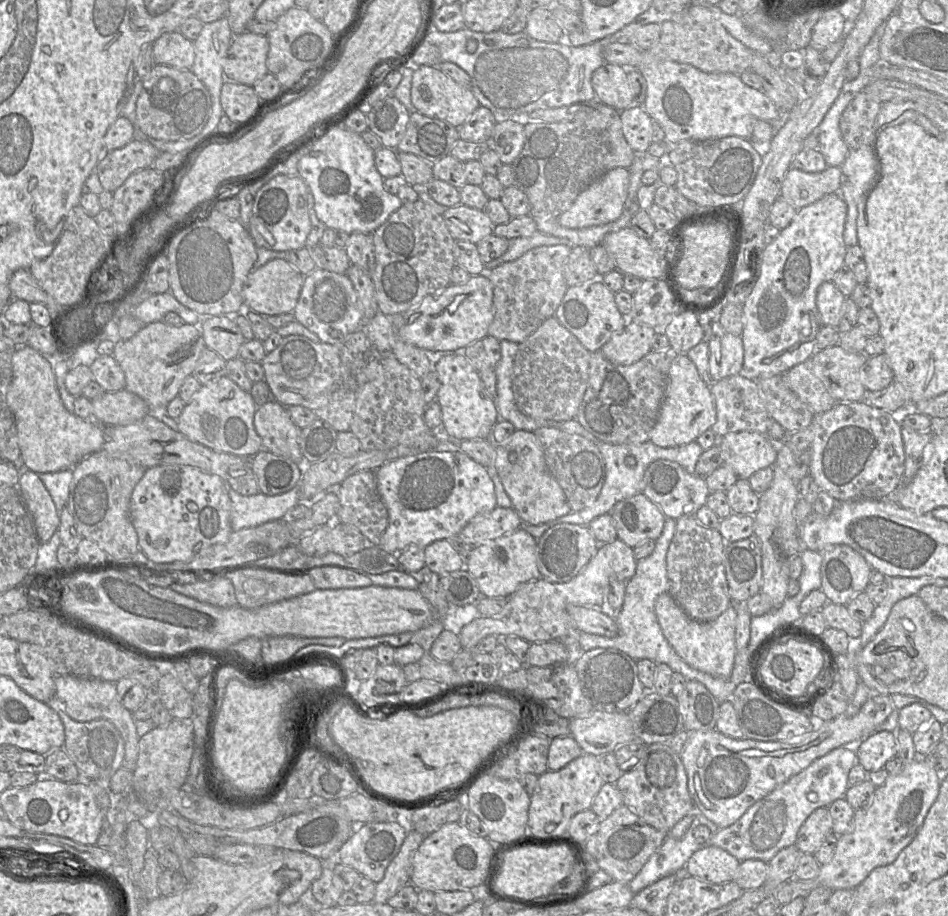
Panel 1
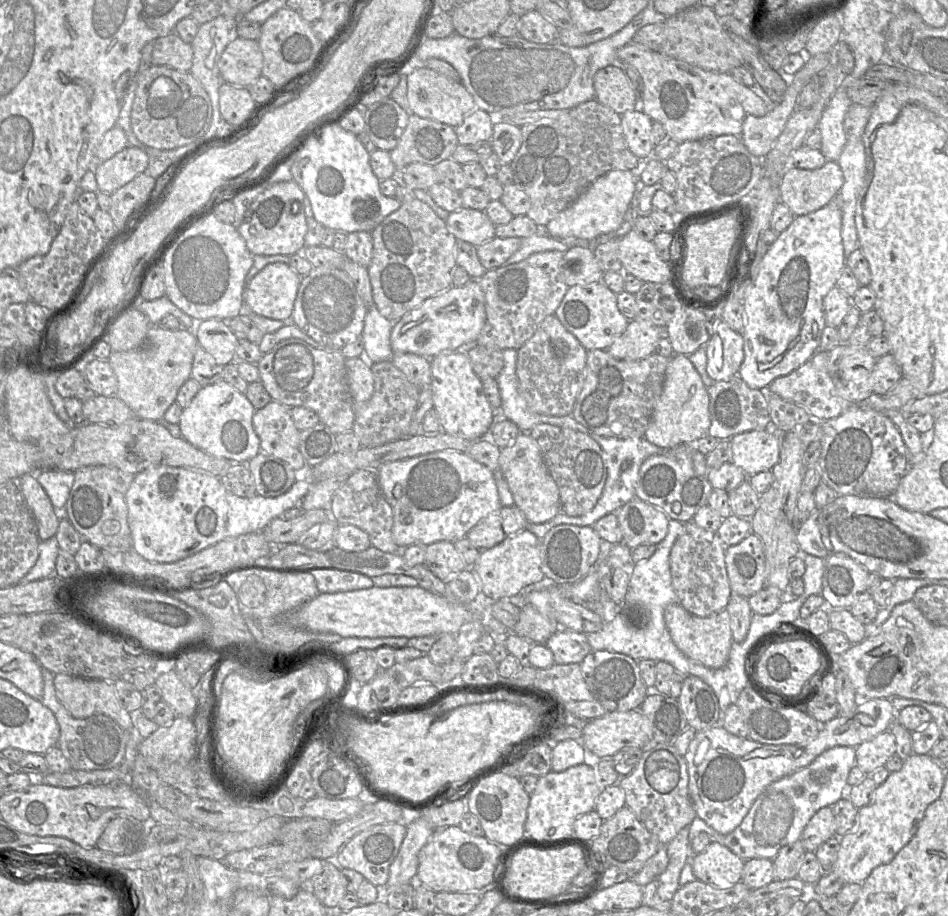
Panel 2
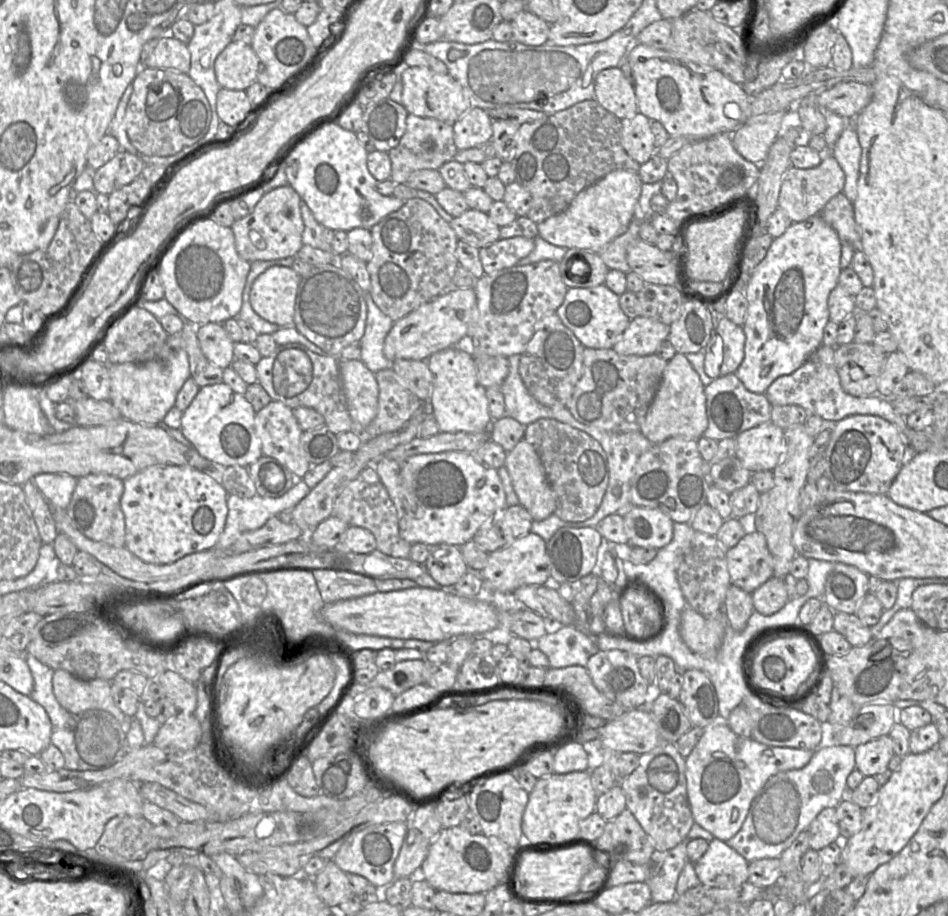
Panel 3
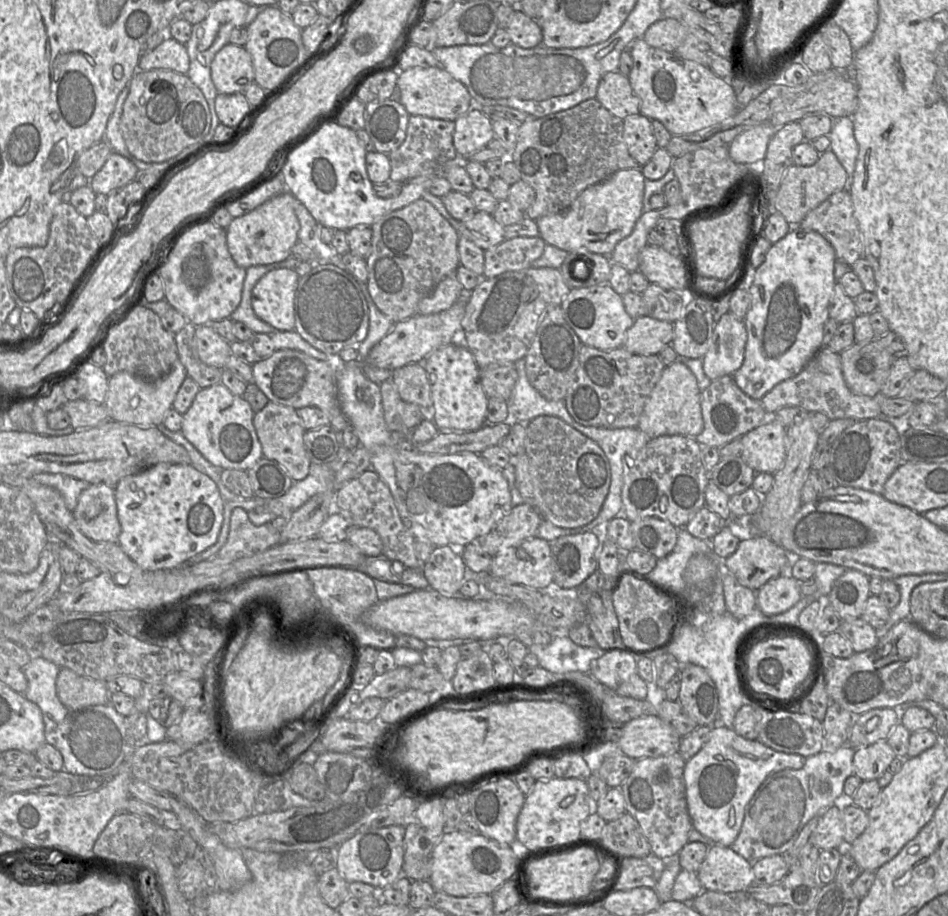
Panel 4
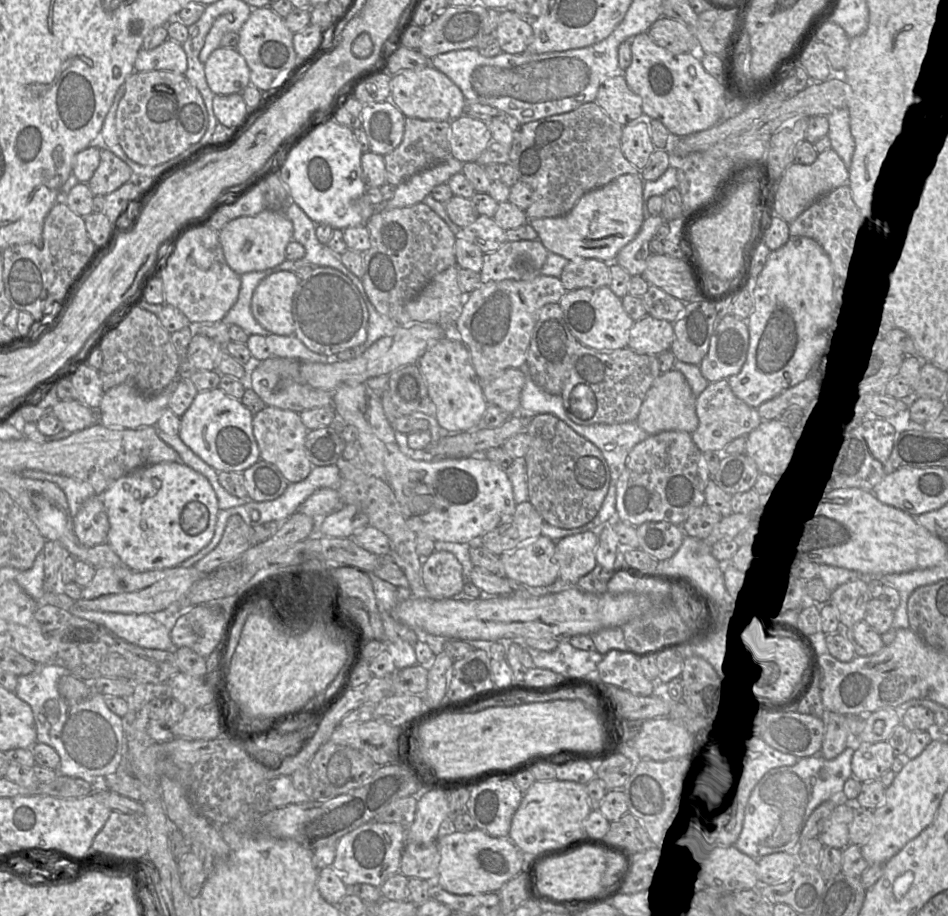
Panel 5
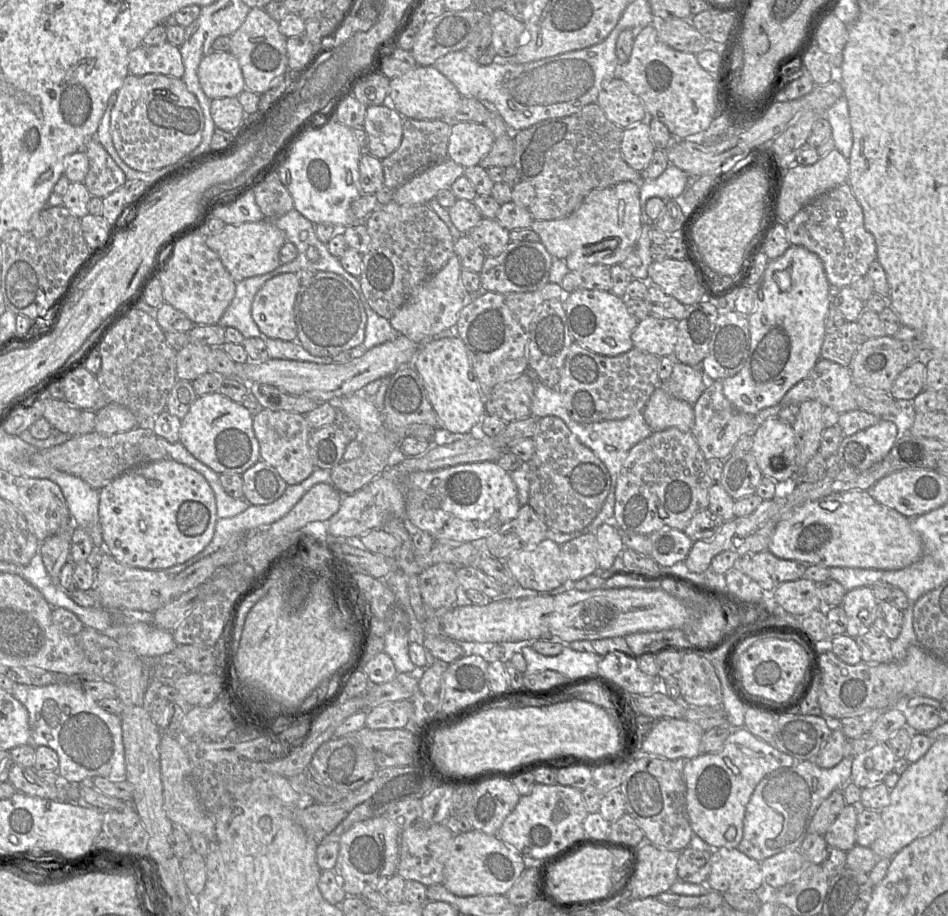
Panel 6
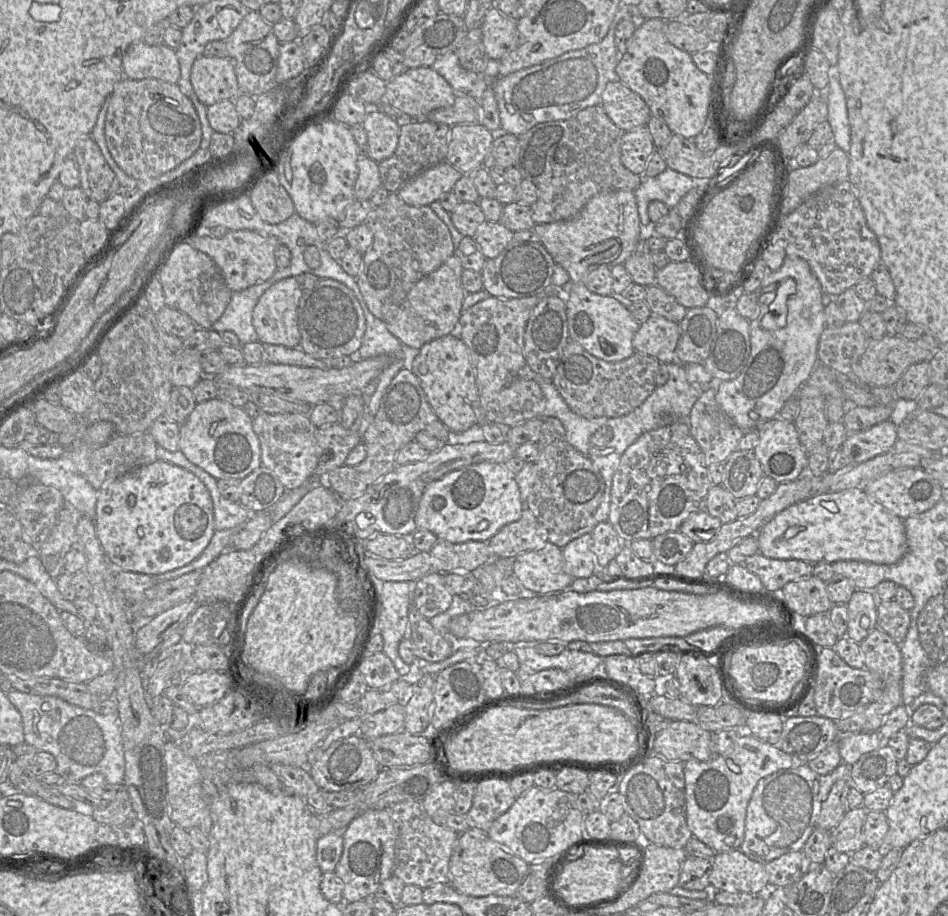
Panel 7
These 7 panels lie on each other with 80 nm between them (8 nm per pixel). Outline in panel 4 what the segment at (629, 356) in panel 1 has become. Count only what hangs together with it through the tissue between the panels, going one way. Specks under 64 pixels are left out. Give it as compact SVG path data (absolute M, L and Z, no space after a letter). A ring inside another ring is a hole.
M650 316L634 320L625 335L623 348L637 355L658 355L673 340L673 323Z

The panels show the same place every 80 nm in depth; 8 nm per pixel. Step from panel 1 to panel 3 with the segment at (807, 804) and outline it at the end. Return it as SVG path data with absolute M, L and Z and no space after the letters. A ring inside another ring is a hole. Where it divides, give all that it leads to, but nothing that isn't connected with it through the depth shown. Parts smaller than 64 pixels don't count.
M823 745L814 751L807 765L771 776L751 802L740 830L727 845L747 862L780 858L798 835L807 830L816 816L827 807L836 808L842 801L848 775L855 769L855 748L848 745Z

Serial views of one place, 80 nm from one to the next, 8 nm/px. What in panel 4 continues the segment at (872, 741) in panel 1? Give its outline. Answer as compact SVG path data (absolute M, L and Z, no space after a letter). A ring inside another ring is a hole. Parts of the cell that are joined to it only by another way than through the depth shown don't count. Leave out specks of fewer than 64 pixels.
M886 740L855 749L853 772L862 781L878 780L896 755Z

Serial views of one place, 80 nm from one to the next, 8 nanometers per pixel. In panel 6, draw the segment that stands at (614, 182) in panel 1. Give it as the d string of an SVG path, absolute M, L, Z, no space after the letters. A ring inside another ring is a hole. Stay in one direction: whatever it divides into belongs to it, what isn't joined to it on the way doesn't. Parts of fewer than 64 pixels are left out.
M630 181L592 190L569 216L555 220L534 220L530 226L553 258L562 259L570 271L584 265L621 264L642 231L640 187Z

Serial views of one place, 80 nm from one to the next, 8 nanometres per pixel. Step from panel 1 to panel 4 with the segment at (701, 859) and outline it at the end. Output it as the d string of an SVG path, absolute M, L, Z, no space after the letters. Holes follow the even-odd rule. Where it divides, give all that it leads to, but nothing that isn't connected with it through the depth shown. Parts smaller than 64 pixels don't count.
M713 844L702 862L697 876L703 890L738 894L754 884L752 862L731 847Z

